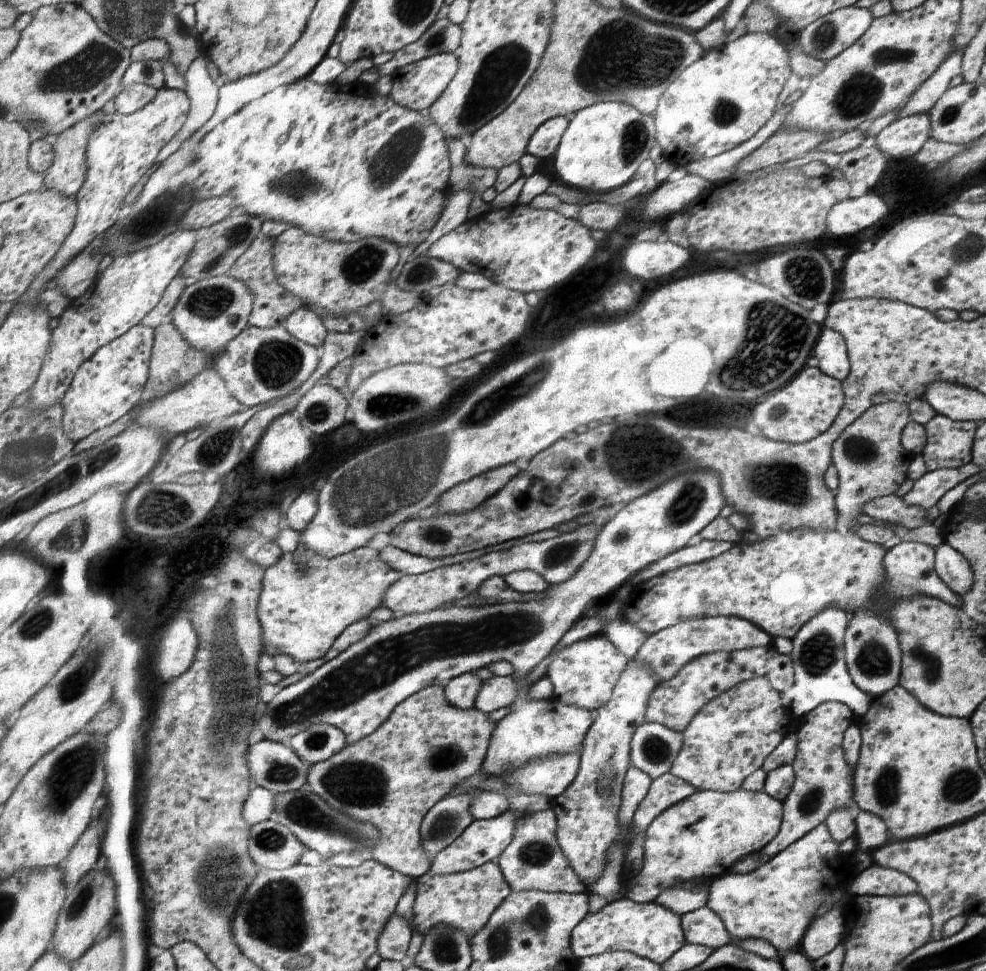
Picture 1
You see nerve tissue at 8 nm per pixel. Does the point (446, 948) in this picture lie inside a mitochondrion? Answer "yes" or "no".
yes

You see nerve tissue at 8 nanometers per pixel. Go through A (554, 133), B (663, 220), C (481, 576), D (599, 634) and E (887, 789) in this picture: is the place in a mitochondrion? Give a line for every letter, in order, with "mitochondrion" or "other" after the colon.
A: other
B: other
C: other
D: other
E: mitochondrion

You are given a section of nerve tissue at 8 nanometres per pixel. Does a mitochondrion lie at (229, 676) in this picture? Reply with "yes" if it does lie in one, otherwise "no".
yes

